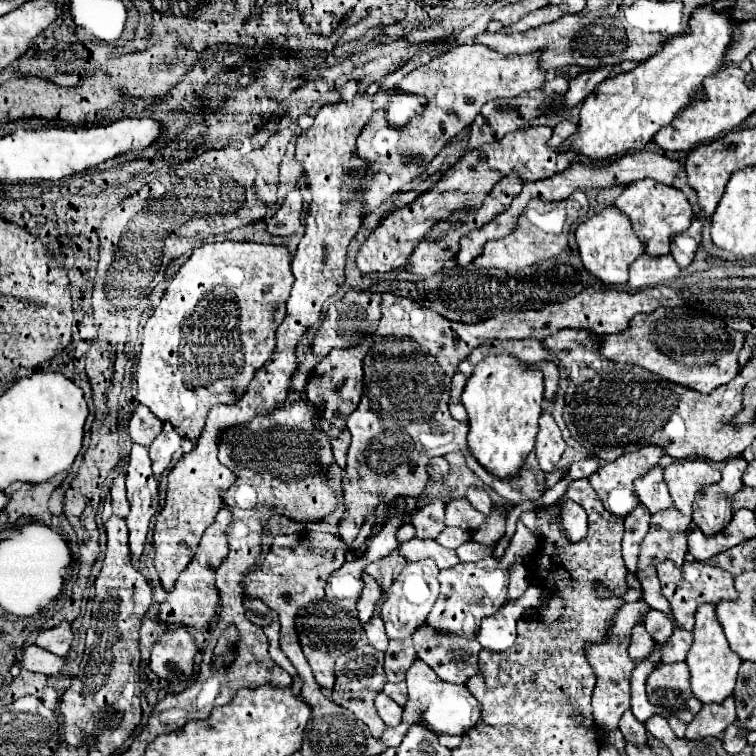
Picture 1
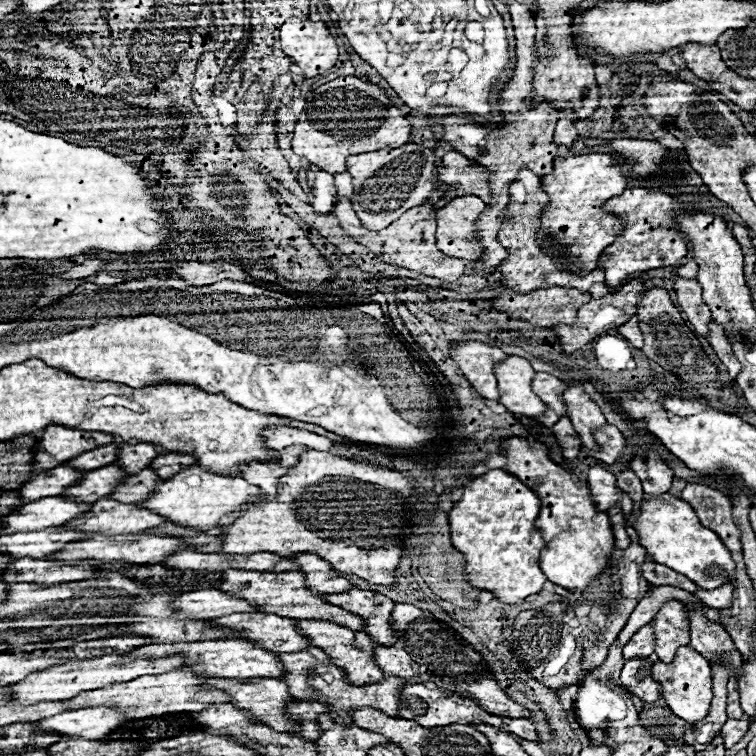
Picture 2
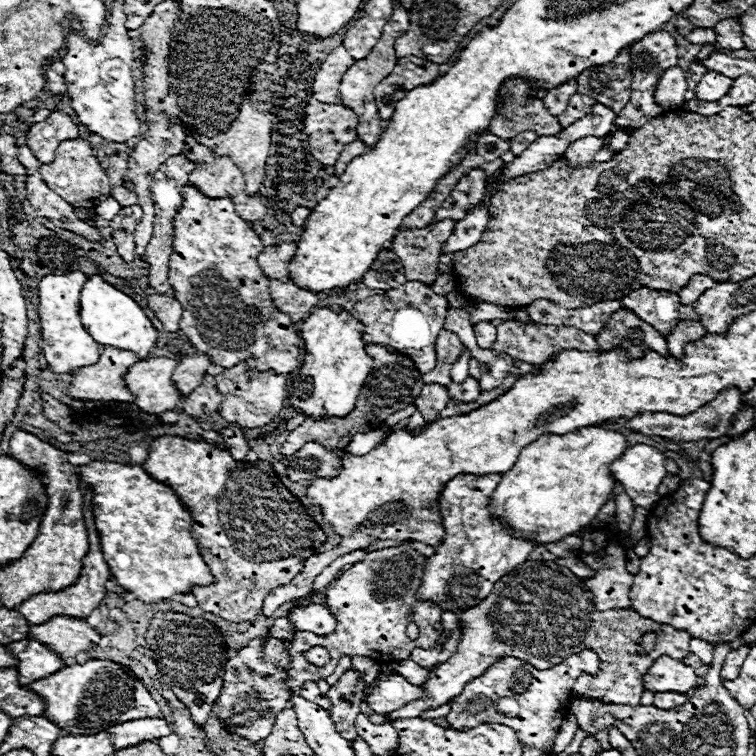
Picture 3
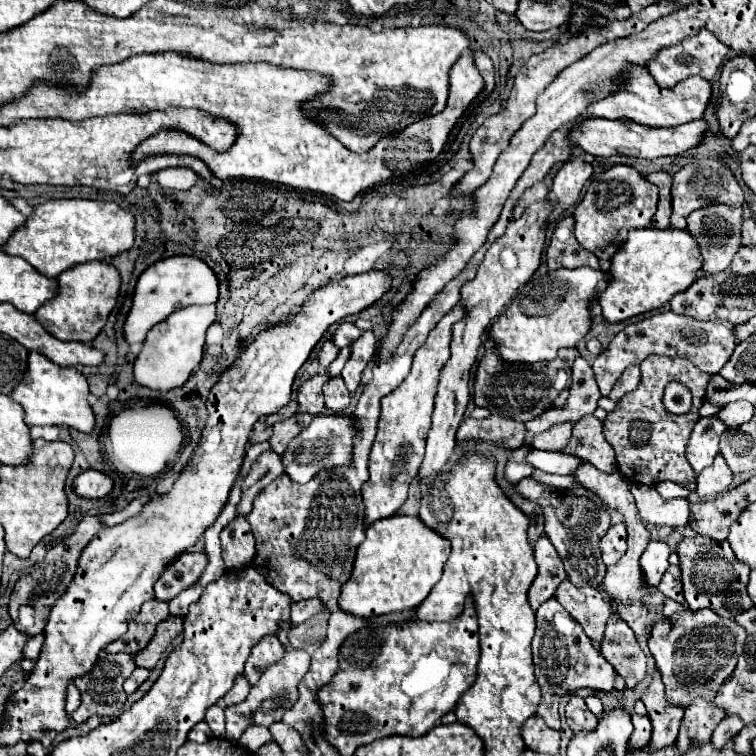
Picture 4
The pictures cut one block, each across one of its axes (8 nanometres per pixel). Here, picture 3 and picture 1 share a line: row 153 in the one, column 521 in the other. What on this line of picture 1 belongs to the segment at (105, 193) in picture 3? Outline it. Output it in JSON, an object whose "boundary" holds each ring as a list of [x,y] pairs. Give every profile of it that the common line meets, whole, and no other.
{"boundary":[[[472,40],[466,42],[464,46],[452,48],[444,56],[438,56],[426,66],[416,68],[400,84],[396,84],[396,88],[402,92],[424,94],[428,98],[424,116],[410,120],[404,128],[392,128],[384,120],[384,114],[376,112],[372,120],[366,124],[366,128],[362,130],[362,134],[358,136],[358,144],[356,144],[356,154],[360,158],[370,160],[368,182],[352,184],[350,180],[346,180],[342,184],[344,192],[356,186],[366,188],[368,192],[364,196],[364,214],[370,214],[382,202],[386,202],[392,192],[402,188],[406,182],[410,182],[418,174],[424,174],[426,166],[438,156],[444,144],[456,134],[460,134],[466,126],[470,126],[474,118],[478,116],[480,108],[488,100],[520,96],[522,92],[540,88],[542,82],[544,82],[544,70],[538,68],[536,54],[504,56]]]}

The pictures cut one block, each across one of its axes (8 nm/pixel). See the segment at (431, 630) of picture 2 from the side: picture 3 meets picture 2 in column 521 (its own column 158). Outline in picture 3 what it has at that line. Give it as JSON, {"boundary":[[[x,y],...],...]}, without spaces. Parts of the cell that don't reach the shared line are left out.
{"boundary":[[[88,660],[84,664],[72,664],[44,680],[28,684],[28,688],[44,698],[44,714],[66,734],[96,734],[120,722],[138,720],[144,716],[164,716],[136,674],[112,660]]]}

